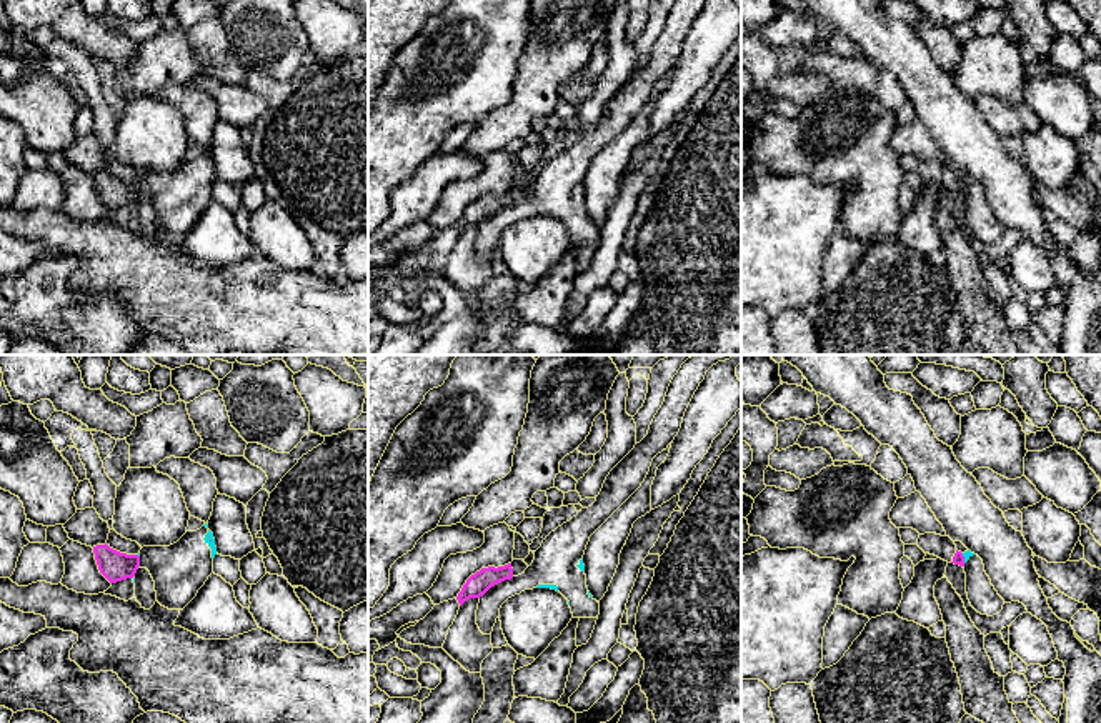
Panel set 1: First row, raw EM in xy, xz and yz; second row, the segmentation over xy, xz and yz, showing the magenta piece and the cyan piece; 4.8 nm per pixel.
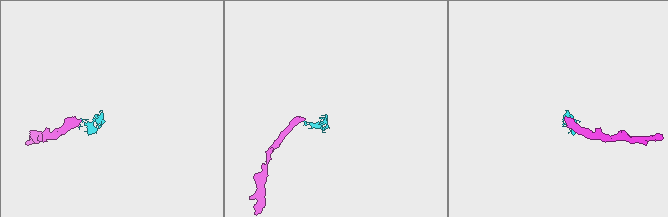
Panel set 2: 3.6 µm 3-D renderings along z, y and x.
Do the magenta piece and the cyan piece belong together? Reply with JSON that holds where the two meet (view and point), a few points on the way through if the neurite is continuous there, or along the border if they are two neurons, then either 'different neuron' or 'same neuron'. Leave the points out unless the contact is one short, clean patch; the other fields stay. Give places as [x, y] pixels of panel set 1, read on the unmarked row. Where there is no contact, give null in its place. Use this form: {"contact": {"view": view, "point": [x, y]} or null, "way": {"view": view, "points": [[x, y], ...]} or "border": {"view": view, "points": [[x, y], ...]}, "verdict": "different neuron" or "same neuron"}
{"contact": {"view": "yz", "point": [963, 185]}, "border": {"view": "yz", "points": [[961, 180], [965, 189]]}, "verdict": "different neuron"}

